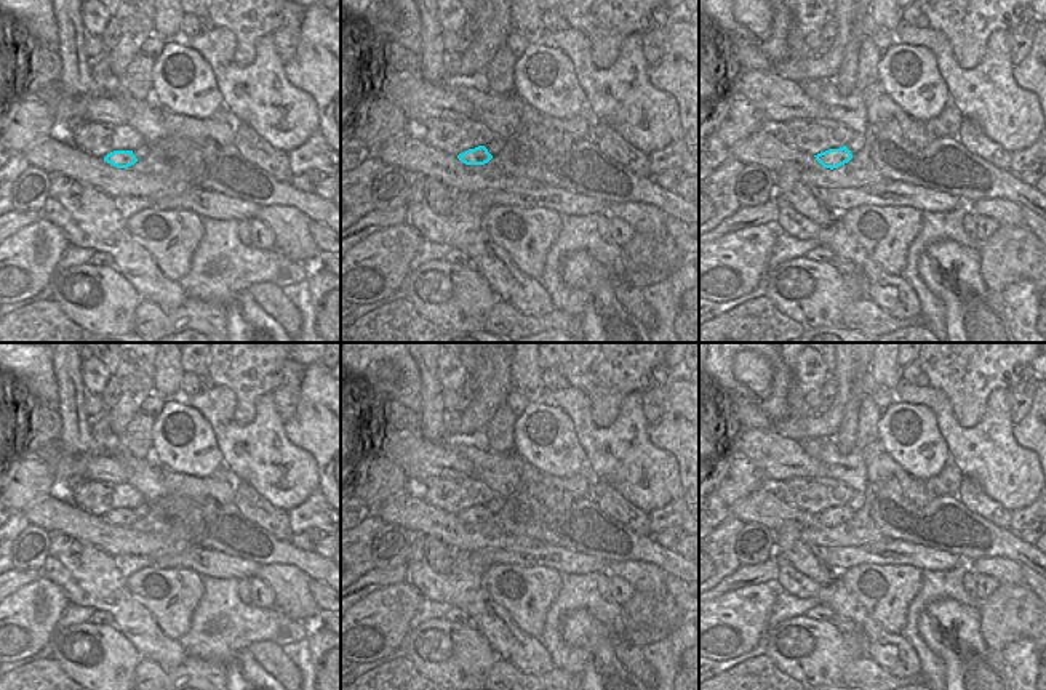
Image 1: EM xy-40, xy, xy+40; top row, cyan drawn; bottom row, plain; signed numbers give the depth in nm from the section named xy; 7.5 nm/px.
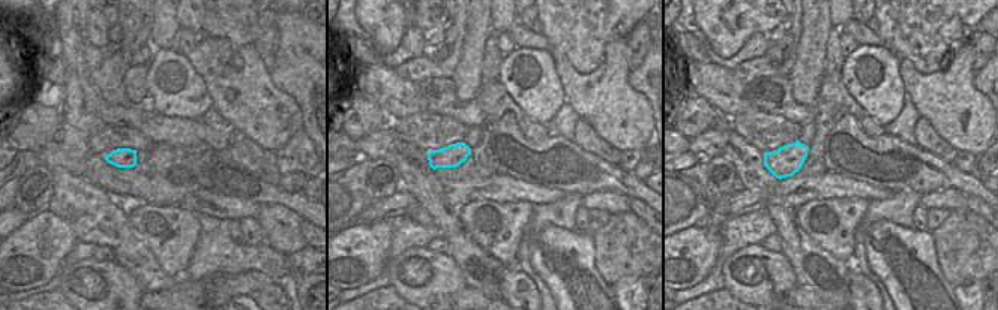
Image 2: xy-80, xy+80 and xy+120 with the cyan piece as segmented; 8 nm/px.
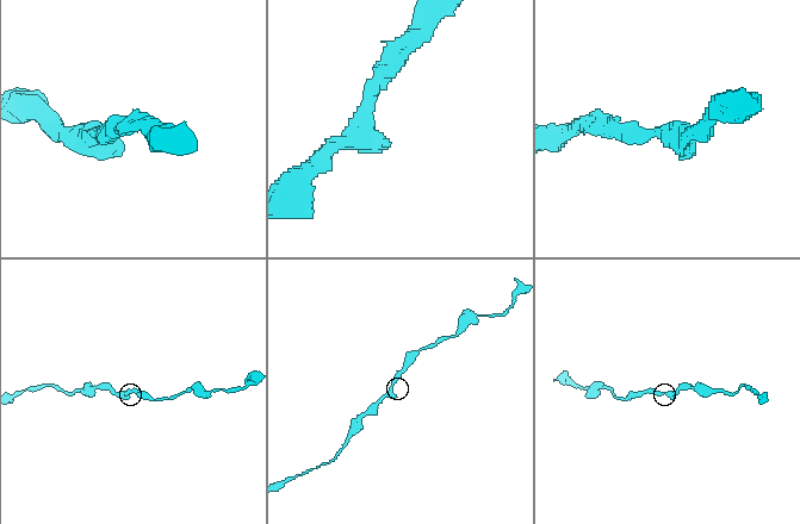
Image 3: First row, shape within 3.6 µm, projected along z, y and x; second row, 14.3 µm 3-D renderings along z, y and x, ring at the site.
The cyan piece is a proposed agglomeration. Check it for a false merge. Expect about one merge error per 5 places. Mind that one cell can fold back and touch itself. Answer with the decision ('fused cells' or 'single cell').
single cell

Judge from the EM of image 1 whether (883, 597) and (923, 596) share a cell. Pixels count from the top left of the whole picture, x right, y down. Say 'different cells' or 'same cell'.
different cells

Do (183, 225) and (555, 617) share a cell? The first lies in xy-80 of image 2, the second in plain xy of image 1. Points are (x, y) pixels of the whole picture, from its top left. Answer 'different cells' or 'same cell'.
different cells

